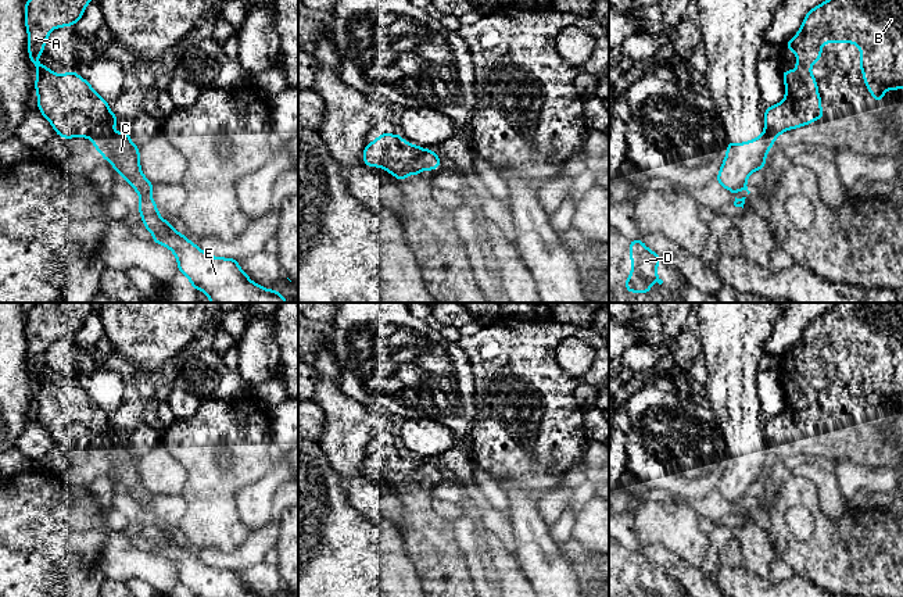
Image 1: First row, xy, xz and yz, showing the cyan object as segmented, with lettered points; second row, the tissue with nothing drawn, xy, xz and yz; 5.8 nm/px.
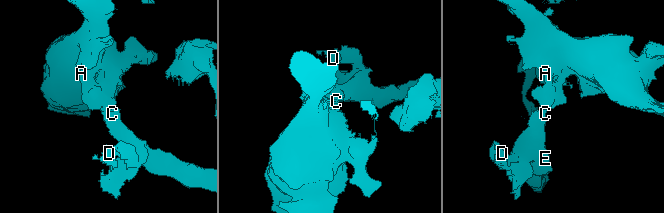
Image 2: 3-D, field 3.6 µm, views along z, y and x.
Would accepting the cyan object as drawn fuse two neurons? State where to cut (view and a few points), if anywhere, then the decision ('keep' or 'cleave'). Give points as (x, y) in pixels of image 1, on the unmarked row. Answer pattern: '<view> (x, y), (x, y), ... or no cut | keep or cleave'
xy (111, 440), (93, 453) | cleave

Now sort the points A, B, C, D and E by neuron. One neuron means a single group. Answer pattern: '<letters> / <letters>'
A B / C D E

